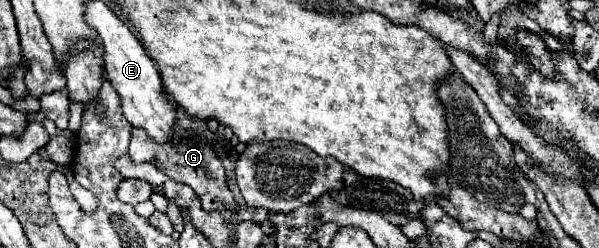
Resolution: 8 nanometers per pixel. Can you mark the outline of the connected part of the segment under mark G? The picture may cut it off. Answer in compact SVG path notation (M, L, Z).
M132 129L132 141L130 141L128 153L132 155L134 161L148 161L154 167L158 167L160 171L164 171L168 177L190 185L194 189L194 193L200 197L202 209L206 213L220 213L222 219L226 223L230 223L232 227L236 227L240 223L240 219L238 219L240 207L238 207L232 191L226 185L224 165L220 161L218 151L214 149L214 145L206 137L200 137L194 131L182 131L182 133L176 133L172 141L156 143L142 129Z

